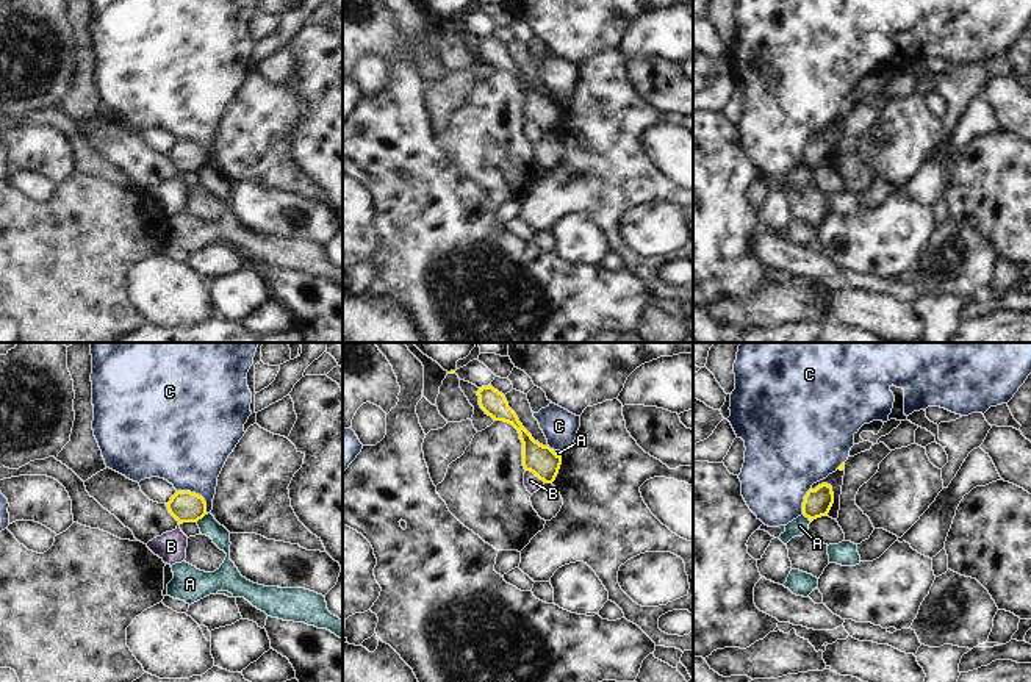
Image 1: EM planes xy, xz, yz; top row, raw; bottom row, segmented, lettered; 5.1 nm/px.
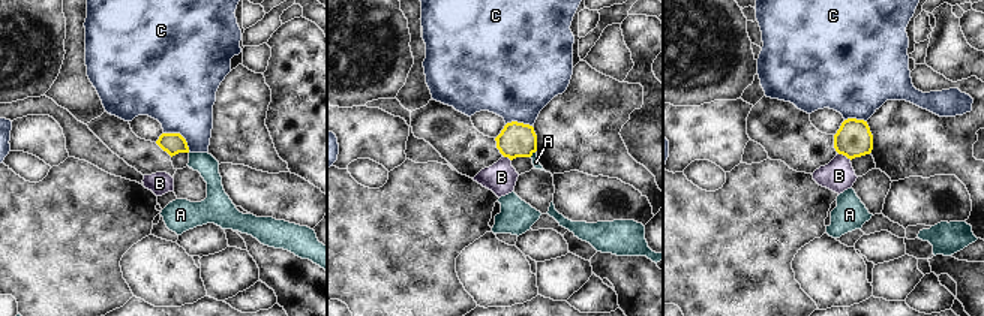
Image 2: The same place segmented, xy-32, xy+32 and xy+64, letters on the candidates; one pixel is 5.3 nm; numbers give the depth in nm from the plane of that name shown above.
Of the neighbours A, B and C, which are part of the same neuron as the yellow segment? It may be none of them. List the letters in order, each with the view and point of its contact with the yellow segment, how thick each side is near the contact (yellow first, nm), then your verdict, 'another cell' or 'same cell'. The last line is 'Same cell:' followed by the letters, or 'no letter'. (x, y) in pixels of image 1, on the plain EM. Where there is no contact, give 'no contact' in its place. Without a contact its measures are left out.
A: xy (202, 166) | 160/100 nm | another cell
B: xz (535, 124) | 160/80 nm | another cell
C: xy (197, 144) | 160/400 nm | another cell
Same cell: no letter

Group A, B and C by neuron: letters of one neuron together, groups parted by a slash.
A / B / C

